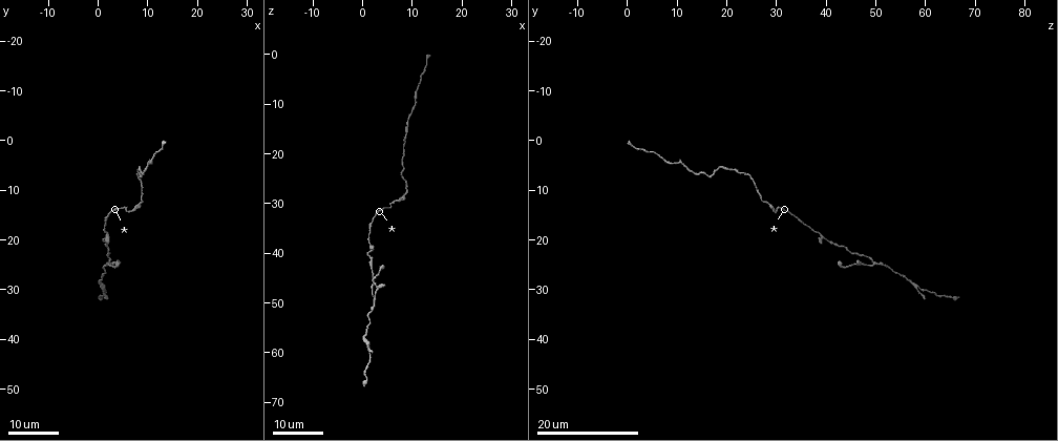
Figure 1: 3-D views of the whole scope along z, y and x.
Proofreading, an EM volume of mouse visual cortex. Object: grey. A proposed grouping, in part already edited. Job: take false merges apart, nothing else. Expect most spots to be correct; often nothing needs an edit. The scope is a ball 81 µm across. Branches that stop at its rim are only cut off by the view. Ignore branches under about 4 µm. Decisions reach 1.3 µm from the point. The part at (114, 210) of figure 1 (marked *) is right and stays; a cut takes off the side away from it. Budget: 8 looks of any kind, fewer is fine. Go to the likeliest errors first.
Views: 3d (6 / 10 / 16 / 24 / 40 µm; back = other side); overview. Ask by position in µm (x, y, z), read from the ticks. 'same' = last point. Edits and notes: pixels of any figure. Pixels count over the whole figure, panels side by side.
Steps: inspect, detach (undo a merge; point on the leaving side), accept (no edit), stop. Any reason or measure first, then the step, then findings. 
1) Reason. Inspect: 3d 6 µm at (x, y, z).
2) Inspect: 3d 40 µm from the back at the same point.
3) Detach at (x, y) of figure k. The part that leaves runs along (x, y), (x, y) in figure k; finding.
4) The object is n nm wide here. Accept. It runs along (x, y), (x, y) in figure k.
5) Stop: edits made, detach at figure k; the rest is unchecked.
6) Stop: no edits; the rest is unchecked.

A fork. Inspect: 3d 16 µm at (2.5, 24.5, 49.5).

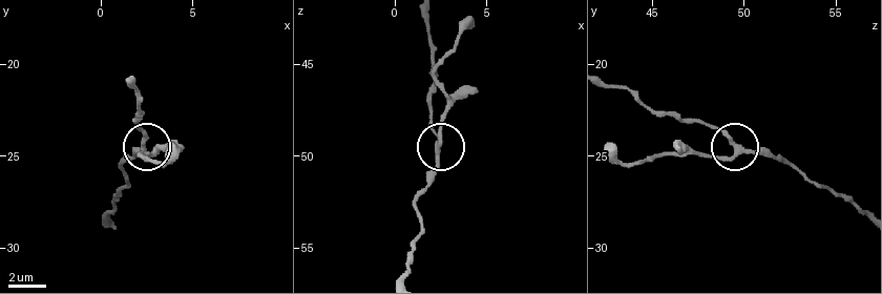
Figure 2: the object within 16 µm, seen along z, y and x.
Inspect: 3d 10 µm at (2.3, 24.8, 49.7).

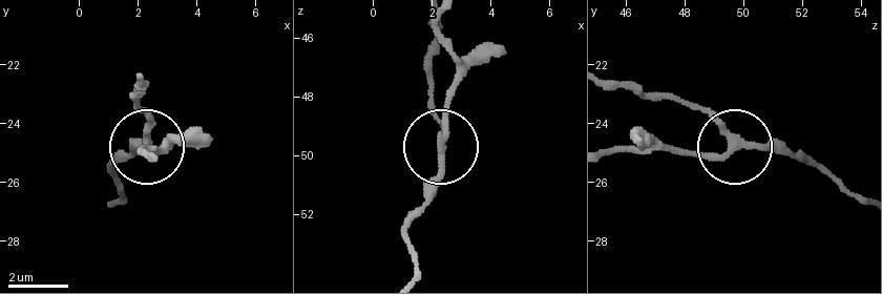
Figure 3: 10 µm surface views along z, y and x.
The object is 220 nm wide here. Accept. It runs along (609, 83), (677, 96), (732, 141), (715, 151), (649, 151) in figure 3; continuous, no second neuron.

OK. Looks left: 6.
A narrow waist. Inspect: 3d 24 µm at (1.0, 20.0, 40.5).

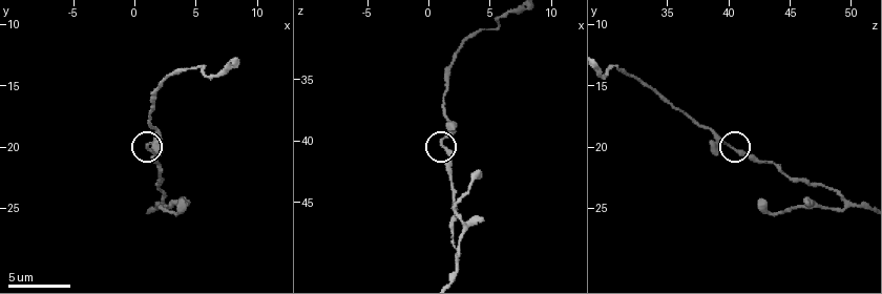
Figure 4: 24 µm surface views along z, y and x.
Inspect: 3d 6 µm at (1.2, 19.8, 39.8).

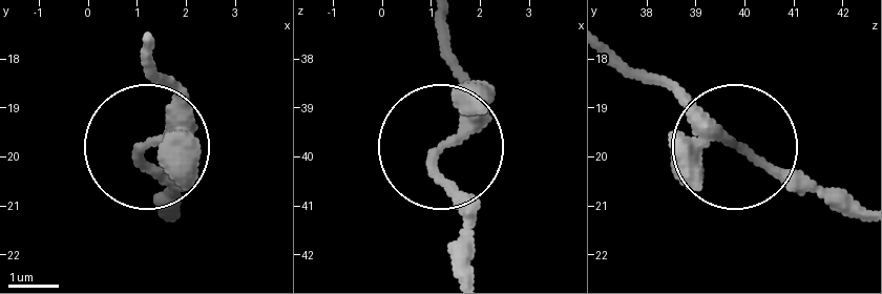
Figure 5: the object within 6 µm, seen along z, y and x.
Inspect: 3d 6 µm from the back at (1.15, 19.90, 40.05).

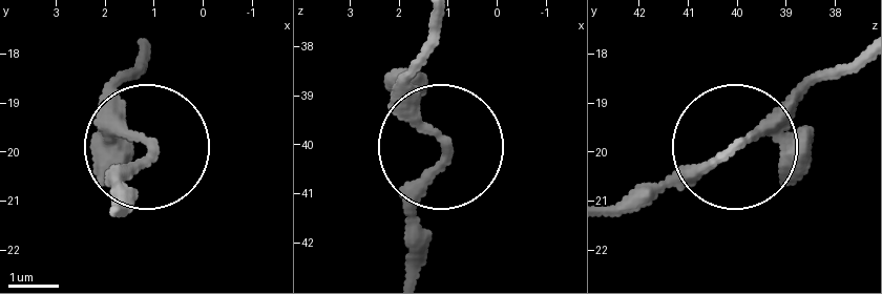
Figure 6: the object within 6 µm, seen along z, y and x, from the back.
Accept. All the same neuron.

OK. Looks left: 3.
Thick turns thin. Inspect: 3d 10 µm at (6.0, 14.2, 29.8).

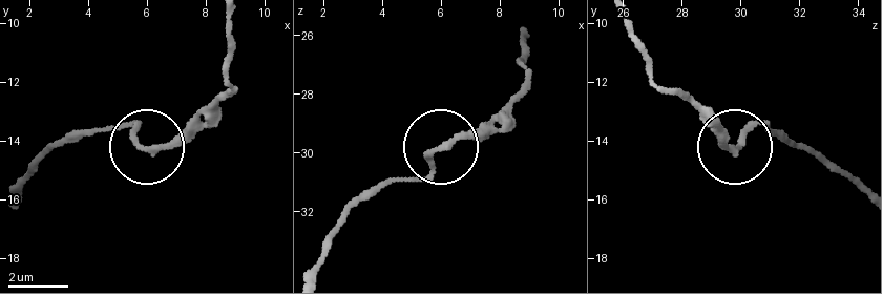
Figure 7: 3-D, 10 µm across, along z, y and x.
Accept. One neuron here.

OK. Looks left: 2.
A narrow waist. Inspect: 3d 16 µm at (10.5, 4.5, 9.0).

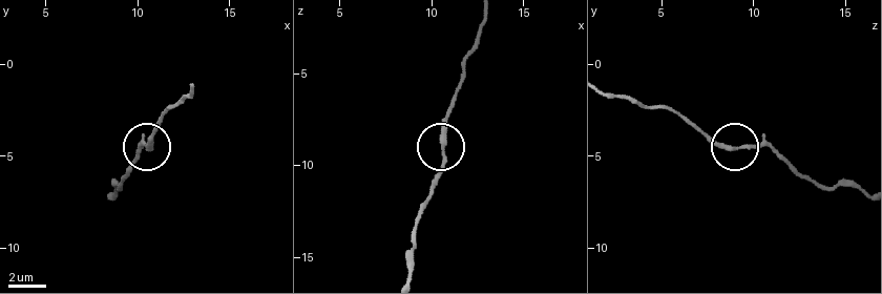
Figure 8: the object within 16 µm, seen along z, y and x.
Closer look. Inspect: 3d 6 µm at (10.7, 4.5, 9.3).

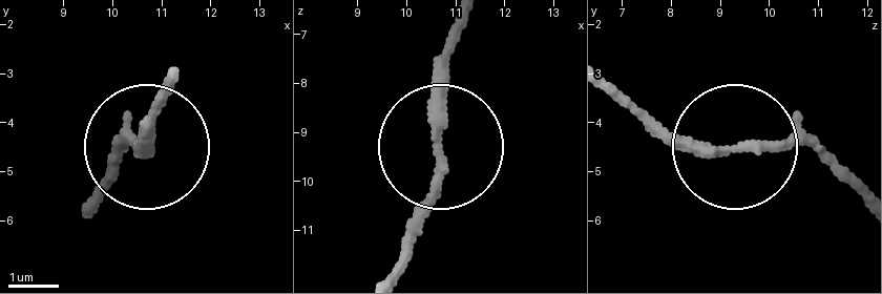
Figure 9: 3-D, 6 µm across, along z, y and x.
Accept. It runs along (386, 274), (437, 173), (449, 40) in figure 9; one neuron here.

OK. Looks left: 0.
Stop: no edits; the rest is unchecked.

